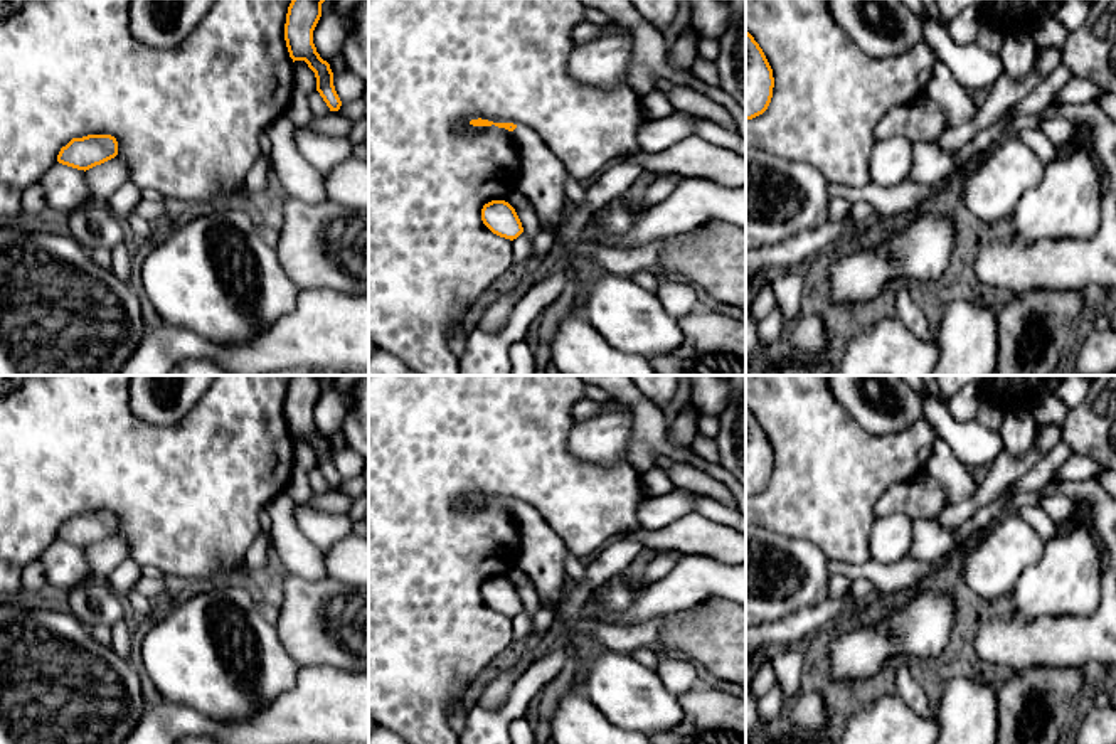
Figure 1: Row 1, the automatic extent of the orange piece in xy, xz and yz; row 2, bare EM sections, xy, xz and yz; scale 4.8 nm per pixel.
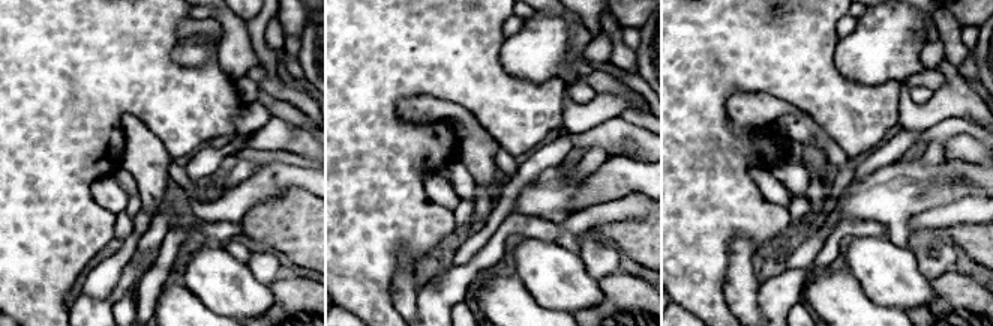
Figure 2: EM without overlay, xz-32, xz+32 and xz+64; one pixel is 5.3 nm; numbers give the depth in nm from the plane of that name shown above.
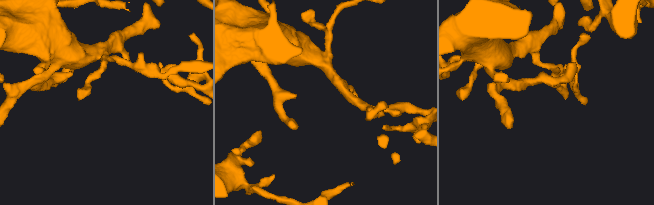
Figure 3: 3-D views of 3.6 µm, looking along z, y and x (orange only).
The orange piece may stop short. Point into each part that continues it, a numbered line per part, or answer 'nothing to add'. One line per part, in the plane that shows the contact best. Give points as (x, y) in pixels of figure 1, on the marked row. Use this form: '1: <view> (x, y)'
1: xz (542, 175)

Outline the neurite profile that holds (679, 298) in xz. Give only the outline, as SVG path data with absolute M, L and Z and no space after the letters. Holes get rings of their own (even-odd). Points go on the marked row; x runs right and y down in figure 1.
M662 269L653 273L658 278L656 298L673 320L680 320L699 308L695 284Z

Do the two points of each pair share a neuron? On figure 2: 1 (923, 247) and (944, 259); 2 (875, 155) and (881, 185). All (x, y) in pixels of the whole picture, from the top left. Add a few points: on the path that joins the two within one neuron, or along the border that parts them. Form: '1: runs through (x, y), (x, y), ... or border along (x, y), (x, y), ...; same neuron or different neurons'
1: runs through (927, 247), (939, 256); same neuron
2: border along (902, 156), (866, 173), (849, 190); different neurons

